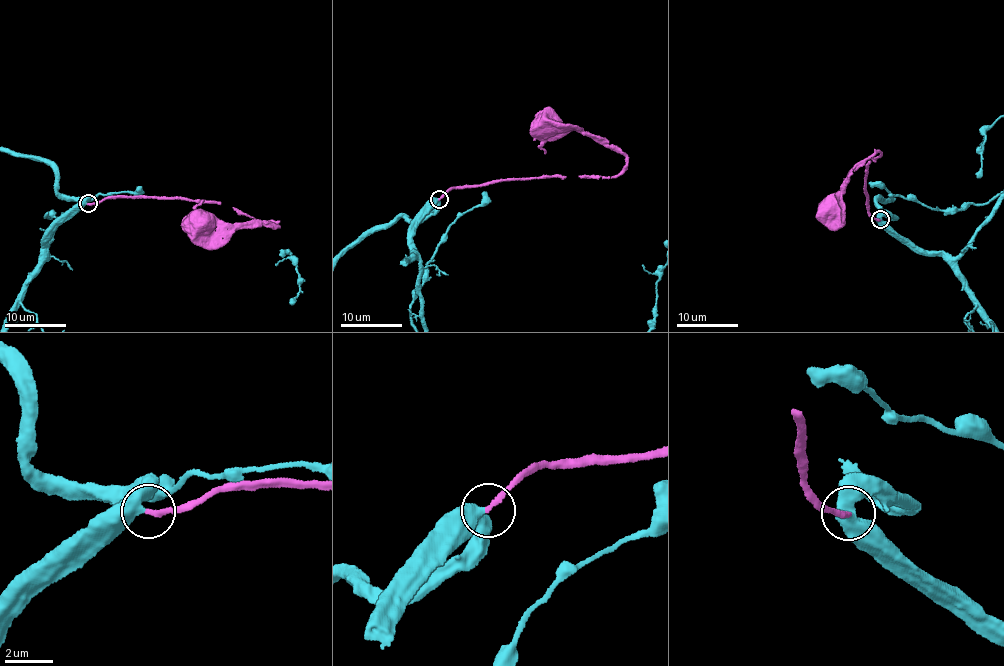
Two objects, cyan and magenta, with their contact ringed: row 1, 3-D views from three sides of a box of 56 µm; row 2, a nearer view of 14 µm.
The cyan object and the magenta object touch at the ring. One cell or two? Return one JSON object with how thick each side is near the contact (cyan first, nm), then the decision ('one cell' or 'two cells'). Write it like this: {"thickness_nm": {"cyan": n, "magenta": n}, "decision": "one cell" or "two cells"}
{"thickness_nm": {"cyan": 440, "magenta": 200}, "decision": "one cell"}

